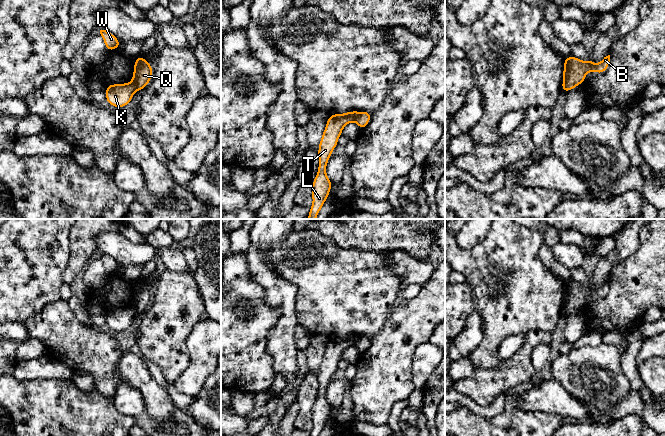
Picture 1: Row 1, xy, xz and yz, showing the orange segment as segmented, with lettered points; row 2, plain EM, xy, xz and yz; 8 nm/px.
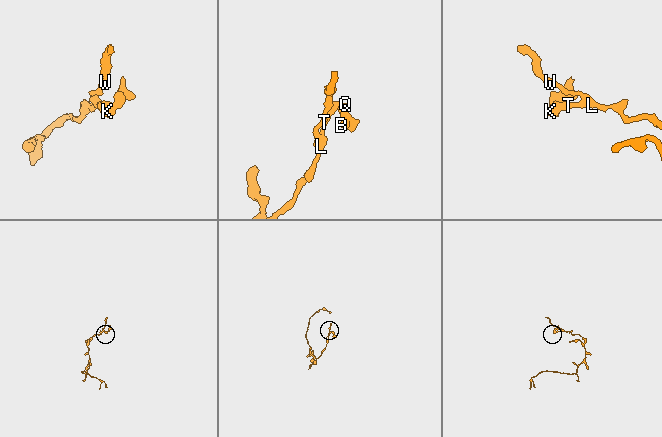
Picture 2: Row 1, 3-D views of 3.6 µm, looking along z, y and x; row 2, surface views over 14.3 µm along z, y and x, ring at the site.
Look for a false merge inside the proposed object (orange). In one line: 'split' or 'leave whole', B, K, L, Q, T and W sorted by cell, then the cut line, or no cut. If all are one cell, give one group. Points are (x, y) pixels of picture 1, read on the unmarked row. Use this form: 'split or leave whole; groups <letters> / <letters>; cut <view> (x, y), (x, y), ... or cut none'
split; groups B Q / K L T W; cut xy (131, 306), (136, 314)

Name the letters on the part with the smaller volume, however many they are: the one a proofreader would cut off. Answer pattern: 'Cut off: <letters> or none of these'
Cut off: B, Q

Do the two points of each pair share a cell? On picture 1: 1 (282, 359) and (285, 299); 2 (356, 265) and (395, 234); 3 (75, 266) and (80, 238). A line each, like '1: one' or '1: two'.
1: one
2: two
3: one

